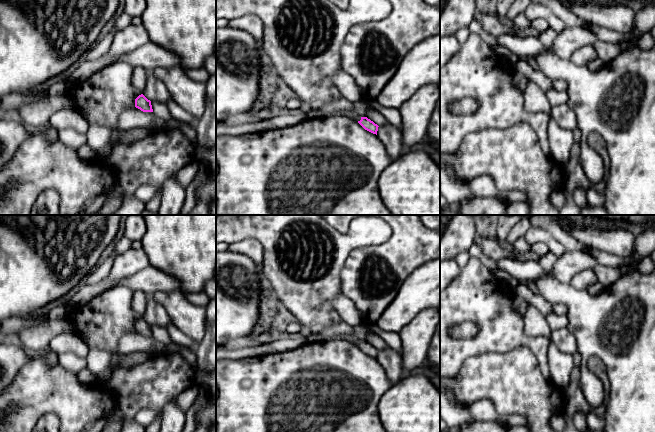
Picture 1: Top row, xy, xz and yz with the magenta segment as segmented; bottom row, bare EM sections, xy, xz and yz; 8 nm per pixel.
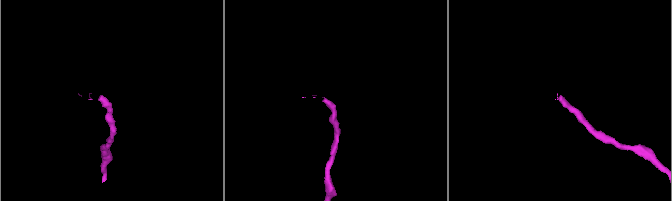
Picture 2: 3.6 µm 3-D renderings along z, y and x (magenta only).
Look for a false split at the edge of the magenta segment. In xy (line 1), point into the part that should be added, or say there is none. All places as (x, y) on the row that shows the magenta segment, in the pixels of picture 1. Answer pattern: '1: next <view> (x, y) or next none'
1: next none

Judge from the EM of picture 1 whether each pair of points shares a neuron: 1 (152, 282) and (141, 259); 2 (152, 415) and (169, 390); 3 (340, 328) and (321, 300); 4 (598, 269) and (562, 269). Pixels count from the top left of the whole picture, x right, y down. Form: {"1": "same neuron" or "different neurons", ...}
{"1": "different neurons", "2": "different neurons", "3": "different neurons", "4": "same neuron"}

